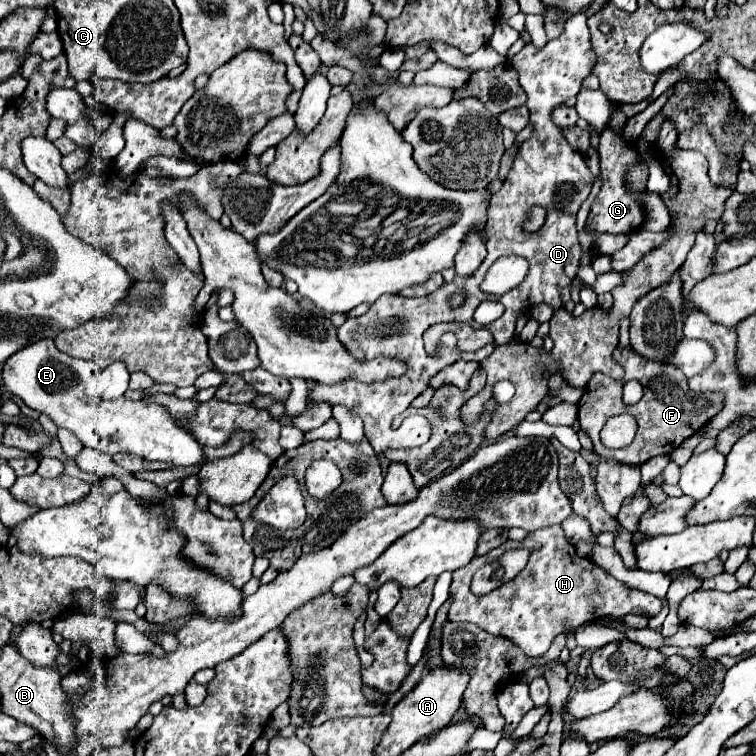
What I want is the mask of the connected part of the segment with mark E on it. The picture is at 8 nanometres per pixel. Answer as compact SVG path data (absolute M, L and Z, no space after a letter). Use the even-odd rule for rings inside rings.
M45 338L25 346L3 364L3 386L19 396L29 408L47 414L57 426L69 428L83 442L105 454L129 452L145 460L173 462L175 466L193 466L203 460L197 440L175 424L167 408L153 402L129 402L125 398L115 402L93 402L85 396L85 384L97 376L97 364L91 360L73 358Z

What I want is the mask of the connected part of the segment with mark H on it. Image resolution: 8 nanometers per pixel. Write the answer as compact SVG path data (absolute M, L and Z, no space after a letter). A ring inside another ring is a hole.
M549 526L531 532L523 542L507 540L499 548L483 556L475 556L465 568L453 572L449 594L453 596L449 620L473 622L493 636L511 638L527 656L545 654L553 638L565 628L577 628L579 624L595 622L599 618L619 618L637 608L649 616L657 616L661 610L661 600L653 594L633 590L601 570L589 558L577 556L575 546L565 540L561 526ZM513 548L525 548L531 552L527 566L513 580L501 584L489 594L475 596L469 590L475 570L487 564L495 564L507 550Z

